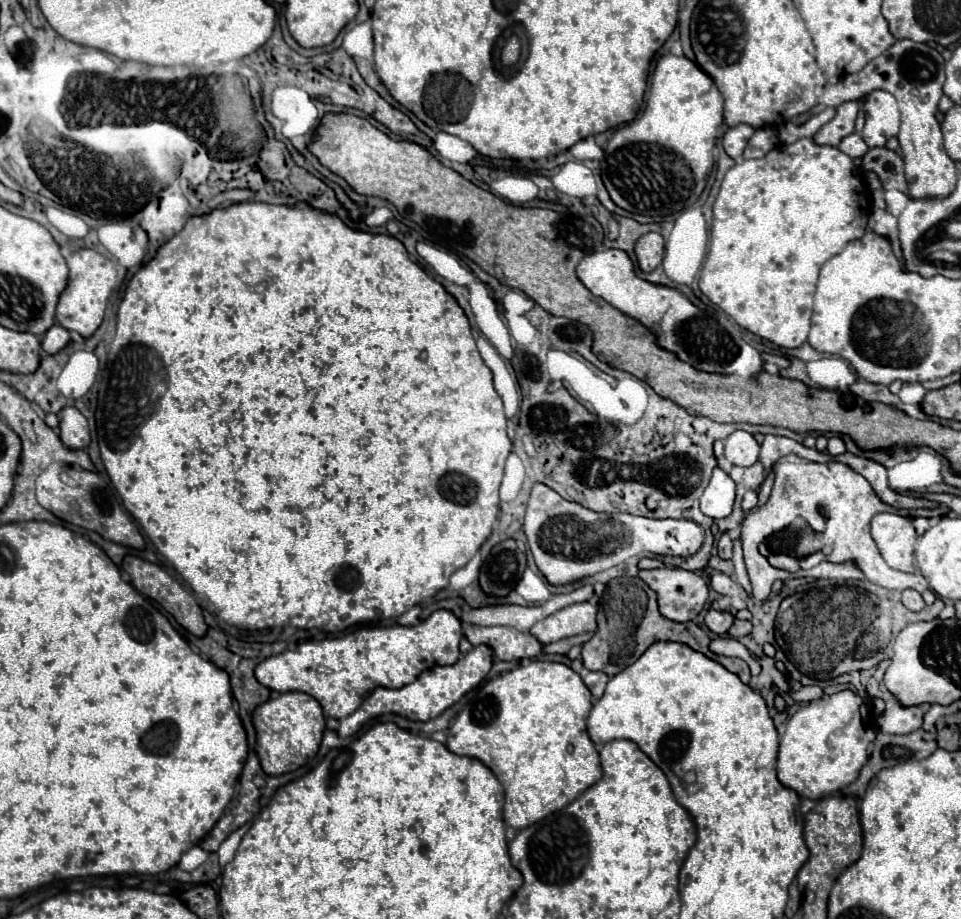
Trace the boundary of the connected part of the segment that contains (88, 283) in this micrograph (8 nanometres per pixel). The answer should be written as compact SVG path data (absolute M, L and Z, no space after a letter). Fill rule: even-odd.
M80 248L66 262L68 262L70 274L68 274L68 284L60 294L60 300L56 306L56 324L88 338L102 324L108 298L116 286L116 266L110 258L90 248Z

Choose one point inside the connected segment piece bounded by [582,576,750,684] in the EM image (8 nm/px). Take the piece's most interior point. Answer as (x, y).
(629, 621)

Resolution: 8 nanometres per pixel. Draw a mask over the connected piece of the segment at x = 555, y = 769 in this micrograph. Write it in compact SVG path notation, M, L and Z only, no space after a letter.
M532 660L484 682L450 726L446 746L454 754L478 758L494 772L506 792L504 822L516 830L522 830L568 806L576 796L602 778L600 756L586 732L590 708L592 694L570 666L560 662Z

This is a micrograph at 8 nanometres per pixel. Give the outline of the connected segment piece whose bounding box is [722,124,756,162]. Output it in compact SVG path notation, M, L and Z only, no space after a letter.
M738 124L734 128L728 128L728 132L724 134L724 140L722 140L722 146L726 150L726 154L730 158L734 158L736 162L742 158L742 152L746 148L746 142L748 138L754 134L756 130L748 124Z

